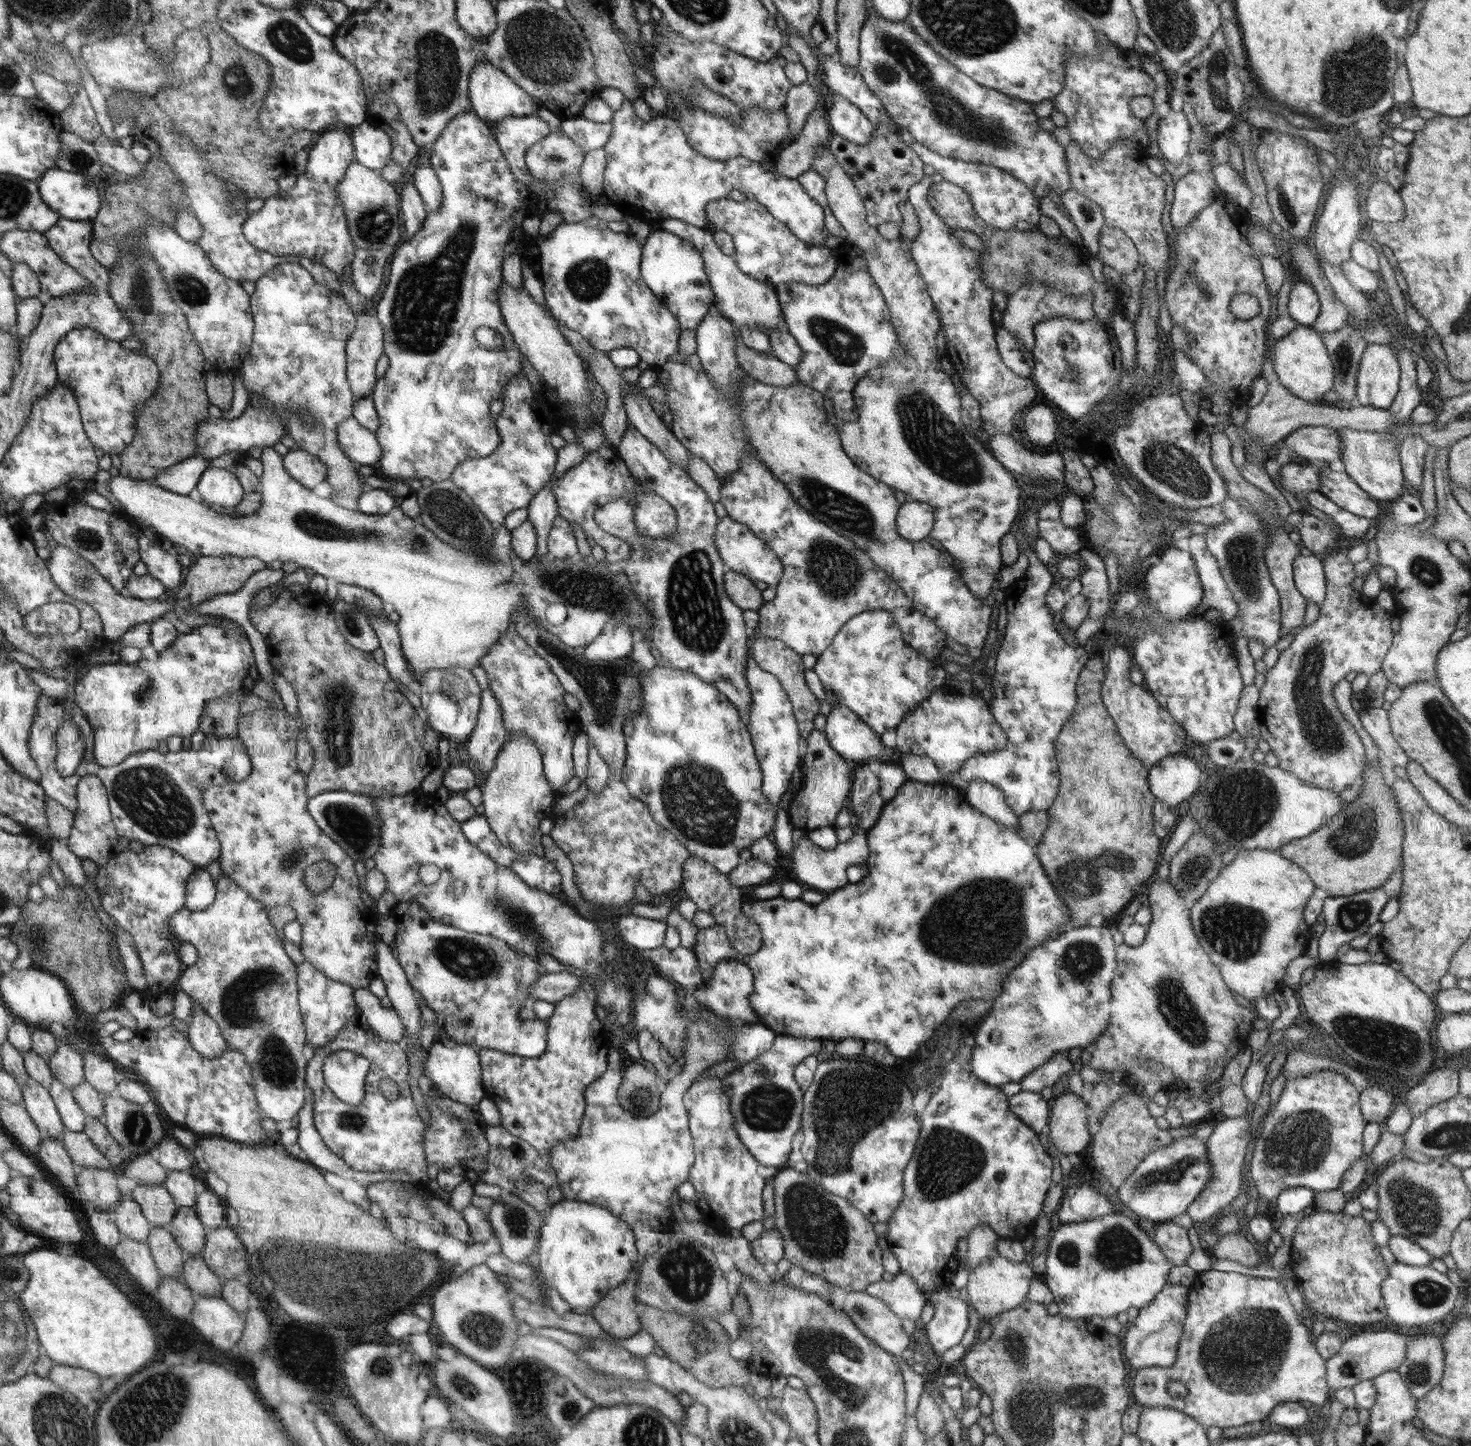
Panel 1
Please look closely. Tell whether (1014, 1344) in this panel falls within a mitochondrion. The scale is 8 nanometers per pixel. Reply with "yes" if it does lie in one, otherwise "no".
yes

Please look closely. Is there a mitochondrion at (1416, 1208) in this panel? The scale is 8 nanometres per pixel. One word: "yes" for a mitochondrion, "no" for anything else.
yes

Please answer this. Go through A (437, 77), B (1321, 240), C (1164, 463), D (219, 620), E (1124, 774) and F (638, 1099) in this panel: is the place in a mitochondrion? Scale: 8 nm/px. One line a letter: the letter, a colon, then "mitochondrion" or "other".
A: mitochondrion
B: other
C: mitochondrion
D: other
E: other
F: mitochondrion

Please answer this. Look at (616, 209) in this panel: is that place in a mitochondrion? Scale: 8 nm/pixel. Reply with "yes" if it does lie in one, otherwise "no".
no

